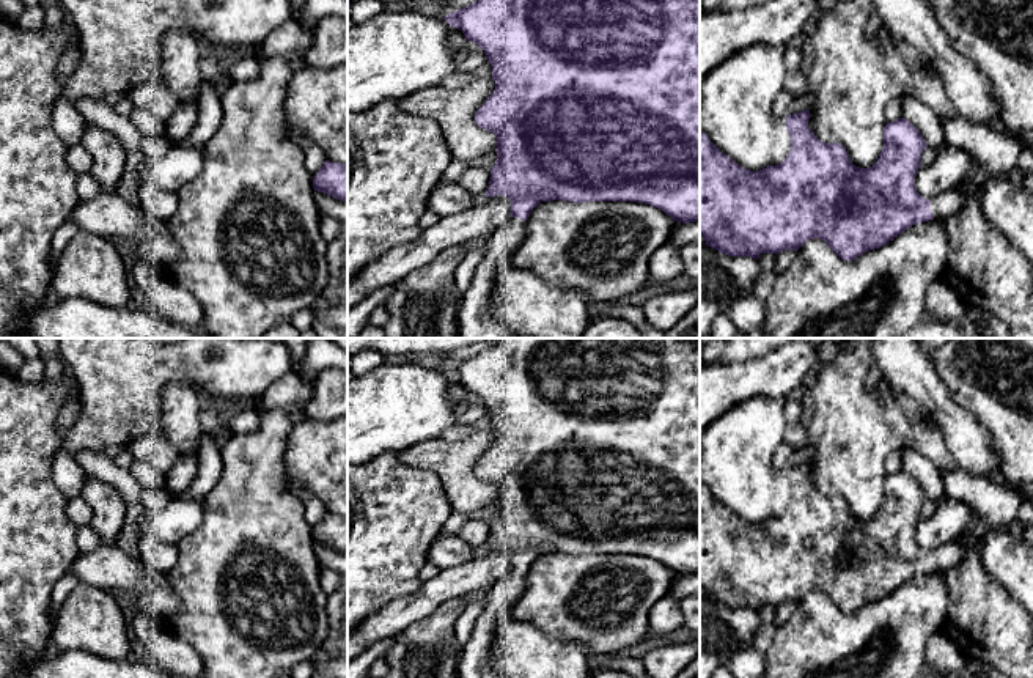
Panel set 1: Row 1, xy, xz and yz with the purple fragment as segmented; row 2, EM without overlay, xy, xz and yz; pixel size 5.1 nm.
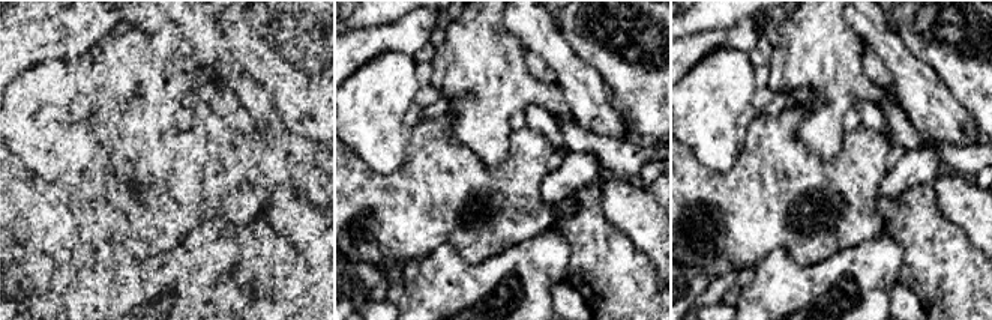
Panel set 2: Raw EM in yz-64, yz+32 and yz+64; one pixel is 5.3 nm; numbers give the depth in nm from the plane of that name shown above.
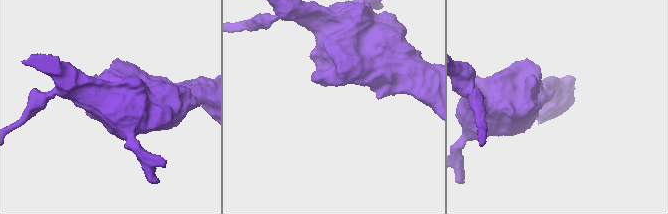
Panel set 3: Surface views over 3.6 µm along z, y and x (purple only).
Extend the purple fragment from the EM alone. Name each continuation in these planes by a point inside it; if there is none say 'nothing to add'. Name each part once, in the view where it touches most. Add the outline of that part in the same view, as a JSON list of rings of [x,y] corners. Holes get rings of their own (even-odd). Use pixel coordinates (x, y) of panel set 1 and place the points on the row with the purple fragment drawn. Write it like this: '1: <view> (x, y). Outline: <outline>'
1: yz (945, 205). Outline: [[[958,187],[931,198],[934,220],[943,220],[954,216],[964,206],[964,201],[965,195]]]

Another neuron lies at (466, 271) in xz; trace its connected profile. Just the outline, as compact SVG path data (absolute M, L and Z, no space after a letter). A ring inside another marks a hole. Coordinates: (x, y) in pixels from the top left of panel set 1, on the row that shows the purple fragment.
M486 245L465 253L464 260L454 272L456 296L461 300L475 278L476 269L486 255Z

